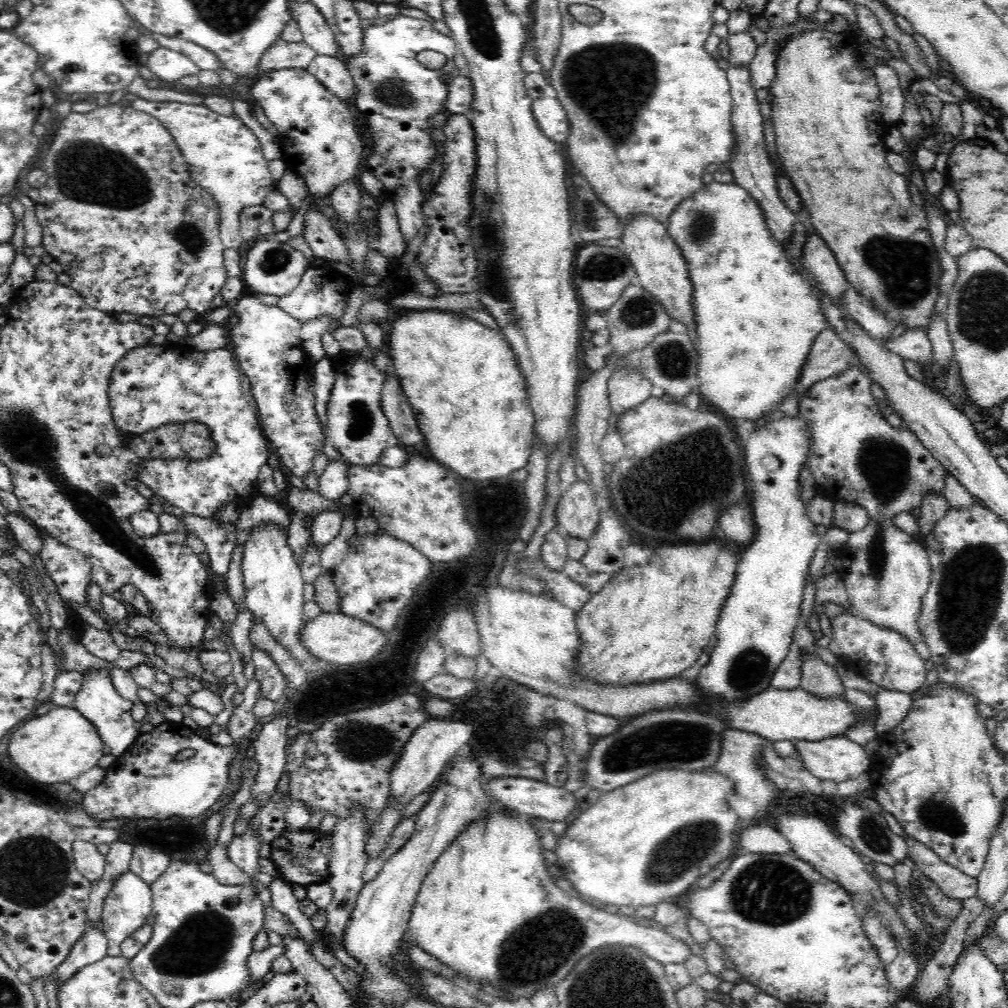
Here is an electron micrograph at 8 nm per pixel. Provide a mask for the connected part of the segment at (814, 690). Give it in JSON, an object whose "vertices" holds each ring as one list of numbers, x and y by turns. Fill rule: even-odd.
{"vertices":[[804,649,800,650,800,654,802,651,804,651,804,656,801,656,802,674,799,687,802,690,809,692,810,694,817,696,818,698,836,698,836,696,845,698,845,687,842,683,842,680,840,679,840,676,836,673,836,670,827,663,824,663,824,661,822,661,820,657,815,658,815,654,809,654,809,651,806,651]]}

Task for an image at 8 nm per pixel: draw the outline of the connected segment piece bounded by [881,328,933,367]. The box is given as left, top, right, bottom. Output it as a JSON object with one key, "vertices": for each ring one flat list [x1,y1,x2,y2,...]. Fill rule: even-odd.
{"vertices":[[920,328,907,330,903,335,892,338,890,341,881,341,882,346,892,353,898,354,902,359,928,367,933,358,932,342,927,332]]}

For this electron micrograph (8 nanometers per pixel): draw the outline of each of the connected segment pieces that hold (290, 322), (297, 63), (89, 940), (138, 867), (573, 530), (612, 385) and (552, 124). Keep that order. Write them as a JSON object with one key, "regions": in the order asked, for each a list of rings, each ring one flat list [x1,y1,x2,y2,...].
{"regions":[[[256,294,233,301,227,309,236,312,239,318,229,335,240,366,254,389,260,427,284,471,304,481,313,470,314,456,326,444,326,436,316,413,315,378,311,376,310,362,303,348,303,324,278,305,263,304]],[[280,38,264,52,258,66,264,72,278,68,307,69,316,55,316,51,304,41,287,42]],[[86,919,84,936,80,936,66,960,55,971,58,975,57,988,60,989,76,972,106,958,107,949,108,939,104,931,101,928,93,928,93,924,89,924]],[[138,844,134,848,129,871,151,886,170,864,172,859,169,854]],[[578,479,559,498,555,510,557,523,572,537,588,540,596,530,599,510,590,485]],[[625,367,610,377,608,393,611,412,621,415,651,398,653,384,646,382,643,376,636,368]],[[540,97,532,102,532,112,542,133,550,140,566,142,570,135,570,119,558,97]]]}

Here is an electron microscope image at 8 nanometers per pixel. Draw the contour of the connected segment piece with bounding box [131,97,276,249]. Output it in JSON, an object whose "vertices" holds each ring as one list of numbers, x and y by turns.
{"vertices":[[138,97,131,107,151,114,168,128,186,159,191,177,217,202,224,248,240,248,244,241,239,229,240,211,245,206,262,205,270,190,276,188,256,134,237,115,218,114,203,104,150,102]]}

